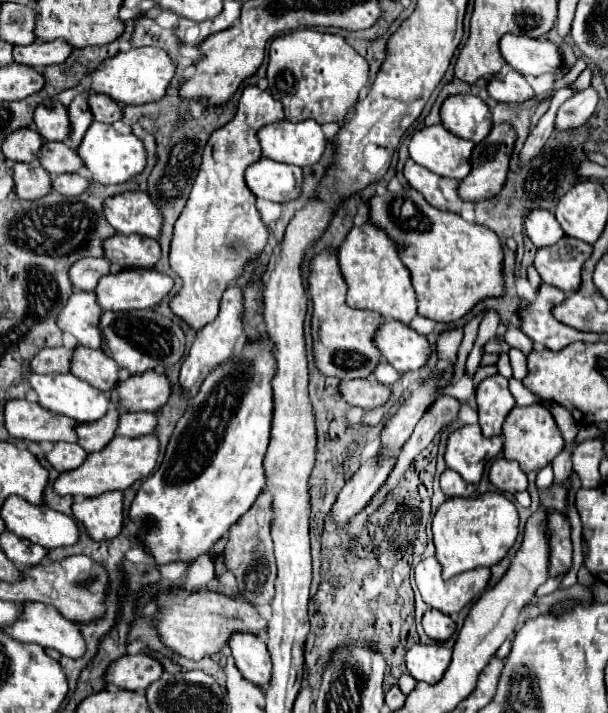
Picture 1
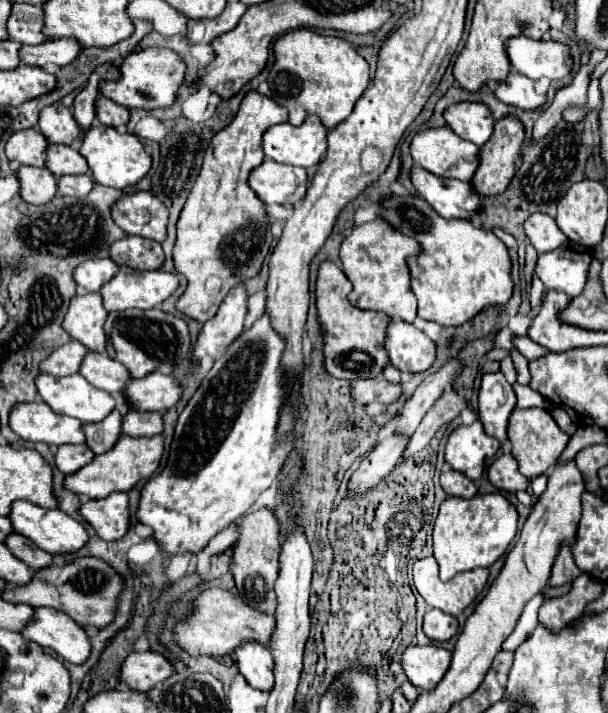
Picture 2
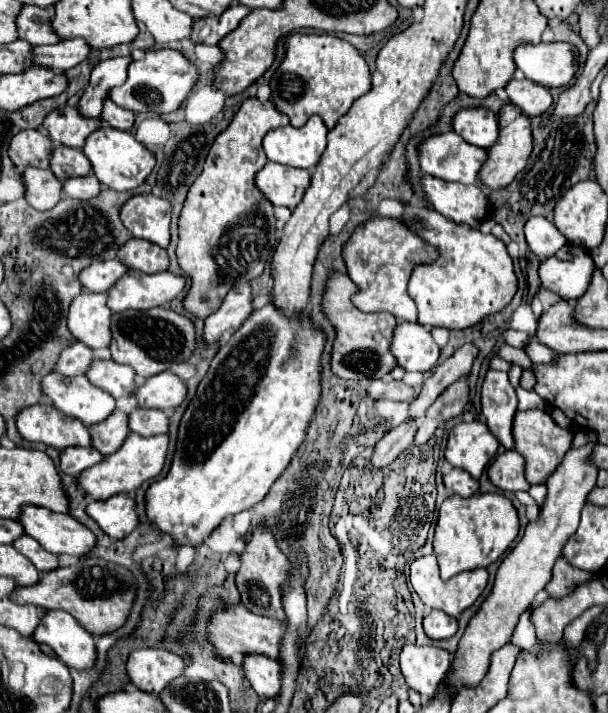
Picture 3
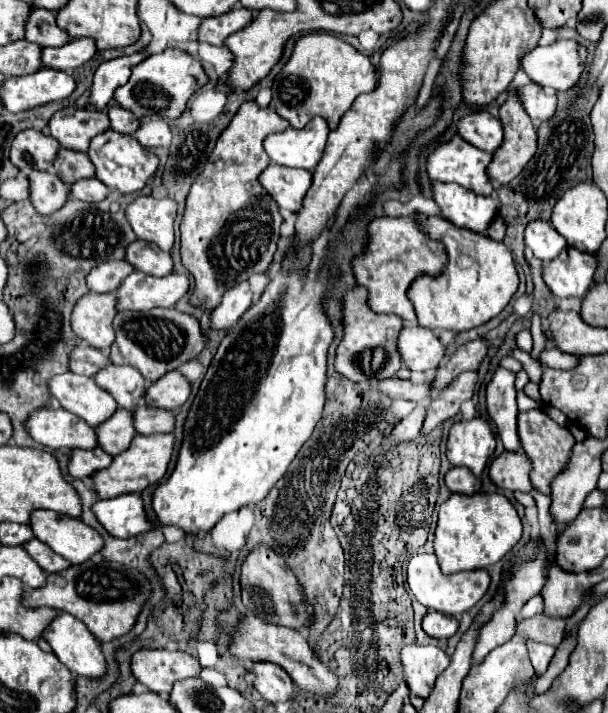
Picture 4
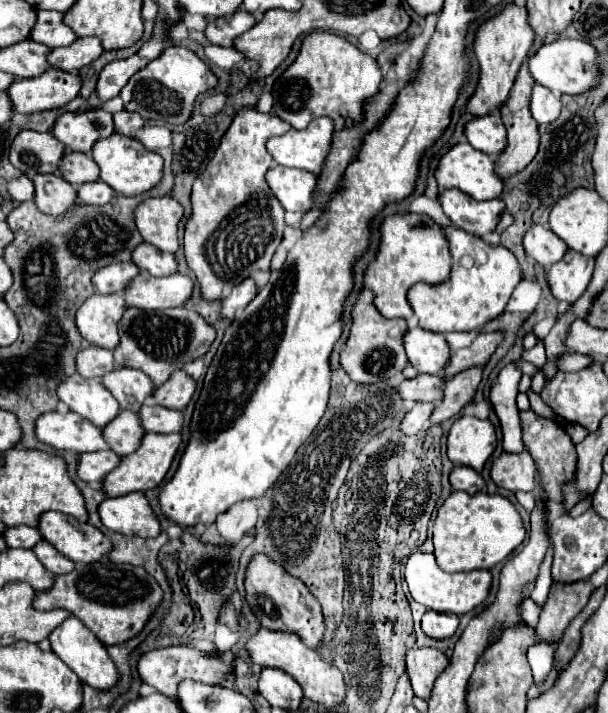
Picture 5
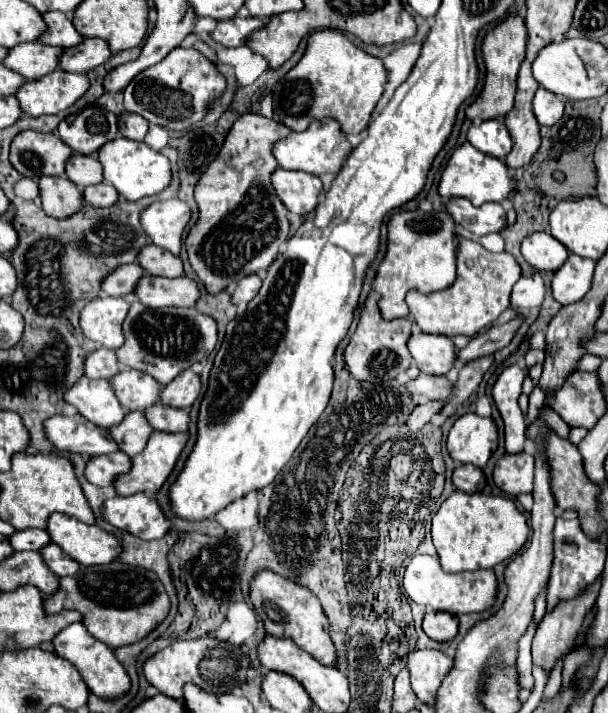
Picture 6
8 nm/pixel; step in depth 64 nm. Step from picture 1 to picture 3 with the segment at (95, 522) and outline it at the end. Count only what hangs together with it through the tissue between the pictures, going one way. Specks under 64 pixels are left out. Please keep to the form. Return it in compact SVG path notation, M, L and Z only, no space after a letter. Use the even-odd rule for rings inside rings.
M116 494L108 500L92 500L86 508L110 538L126 538L138 526L136 500L130 494Z

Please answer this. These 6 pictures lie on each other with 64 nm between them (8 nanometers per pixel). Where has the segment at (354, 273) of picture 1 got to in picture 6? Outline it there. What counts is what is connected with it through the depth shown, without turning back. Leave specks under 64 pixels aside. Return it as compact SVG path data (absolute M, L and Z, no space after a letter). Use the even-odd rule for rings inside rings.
M402 210L394 214L388 224L388 252L374 280L374 290L382 296L378 302L382 318L392 320L408 316L408 306L404 302L408 290L430 294L452 286L456 280L456 256L458 232L448 212L442 212L442 218L438 212L422 210Z

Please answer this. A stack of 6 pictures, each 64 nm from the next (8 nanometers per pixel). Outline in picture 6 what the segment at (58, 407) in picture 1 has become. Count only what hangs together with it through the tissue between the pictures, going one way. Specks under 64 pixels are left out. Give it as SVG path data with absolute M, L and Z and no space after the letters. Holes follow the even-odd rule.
M82 376L64 394L64 398L68 404L74 404L84 418L106 430L120 424L126 416L108 380L92 380Z

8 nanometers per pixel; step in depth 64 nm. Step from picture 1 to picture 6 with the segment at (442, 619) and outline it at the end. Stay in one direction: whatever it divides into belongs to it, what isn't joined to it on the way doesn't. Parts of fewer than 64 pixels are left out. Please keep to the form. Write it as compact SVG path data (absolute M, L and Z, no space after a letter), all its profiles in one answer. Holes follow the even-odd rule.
M430 612L424 616L422 628L436 642L450 642L458 634L458 618L448 612Z

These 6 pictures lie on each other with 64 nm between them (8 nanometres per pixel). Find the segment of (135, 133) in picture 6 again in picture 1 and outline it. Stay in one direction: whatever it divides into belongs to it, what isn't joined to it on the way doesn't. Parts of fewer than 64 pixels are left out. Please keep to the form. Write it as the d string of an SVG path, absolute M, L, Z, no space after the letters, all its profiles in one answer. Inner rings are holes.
M90 94L88 98L88 104L92 108L92 114L94 114L94 120L96 122L104 122L104 124L114 124L116 120L122 120L124 118L124 108L114 102L110 96L104 96L104 94Z

